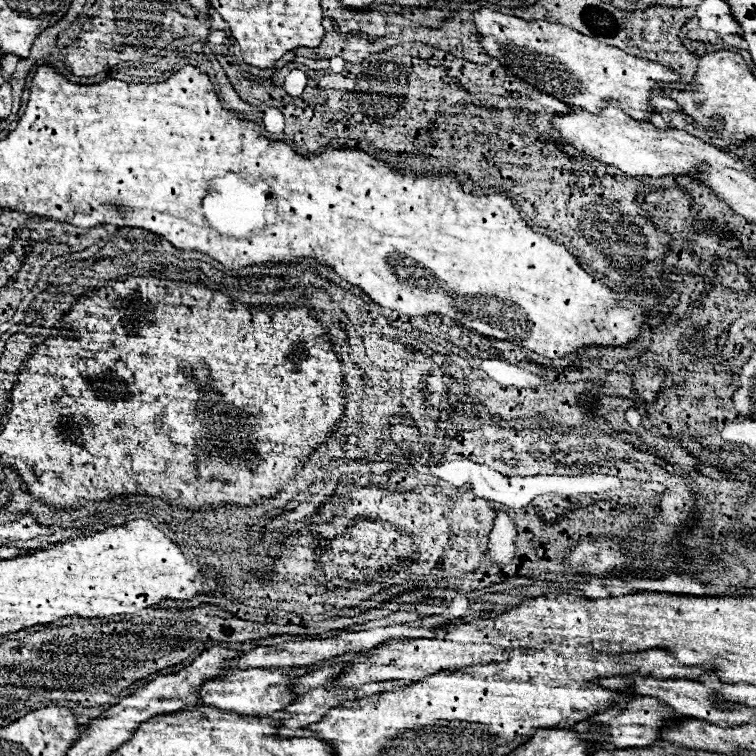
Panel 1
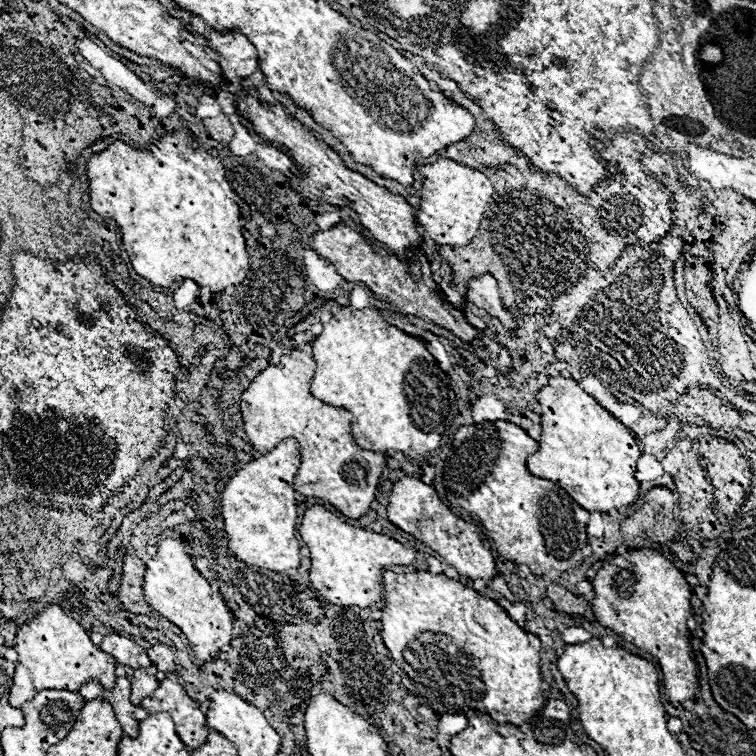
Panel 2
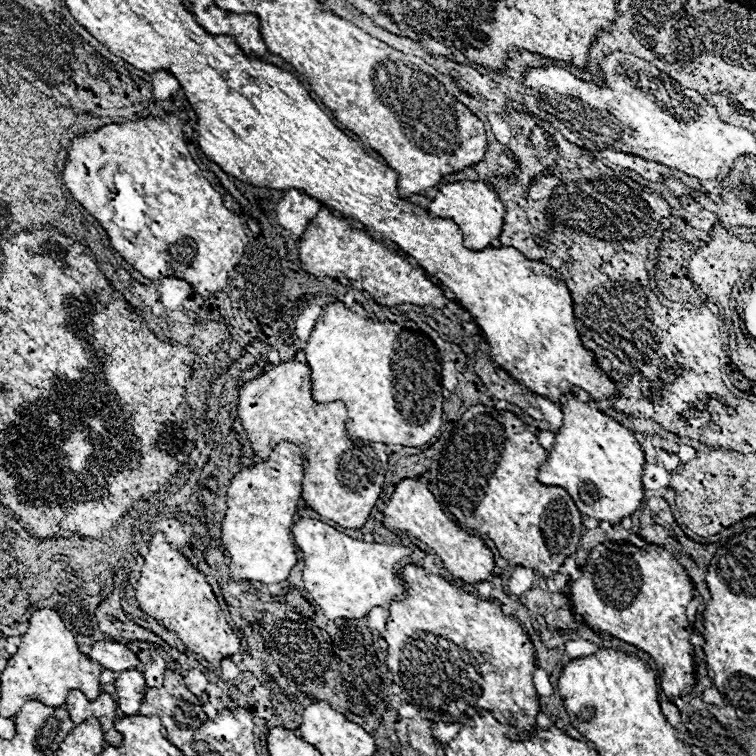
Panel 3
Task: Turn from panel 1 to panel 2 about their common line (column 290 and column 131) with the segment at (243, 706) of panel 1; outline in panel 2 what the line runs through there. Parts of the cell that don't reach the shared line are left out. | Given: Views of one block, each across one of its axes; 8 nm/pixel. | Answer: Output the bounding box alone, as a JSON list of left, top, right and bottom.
[130,666,158,706]

